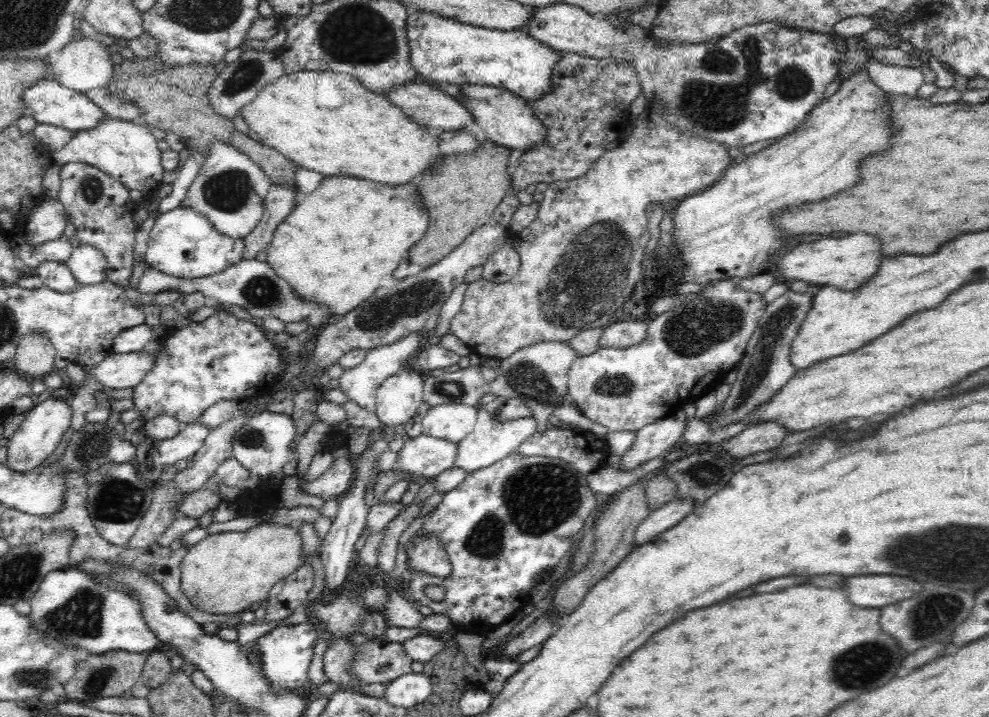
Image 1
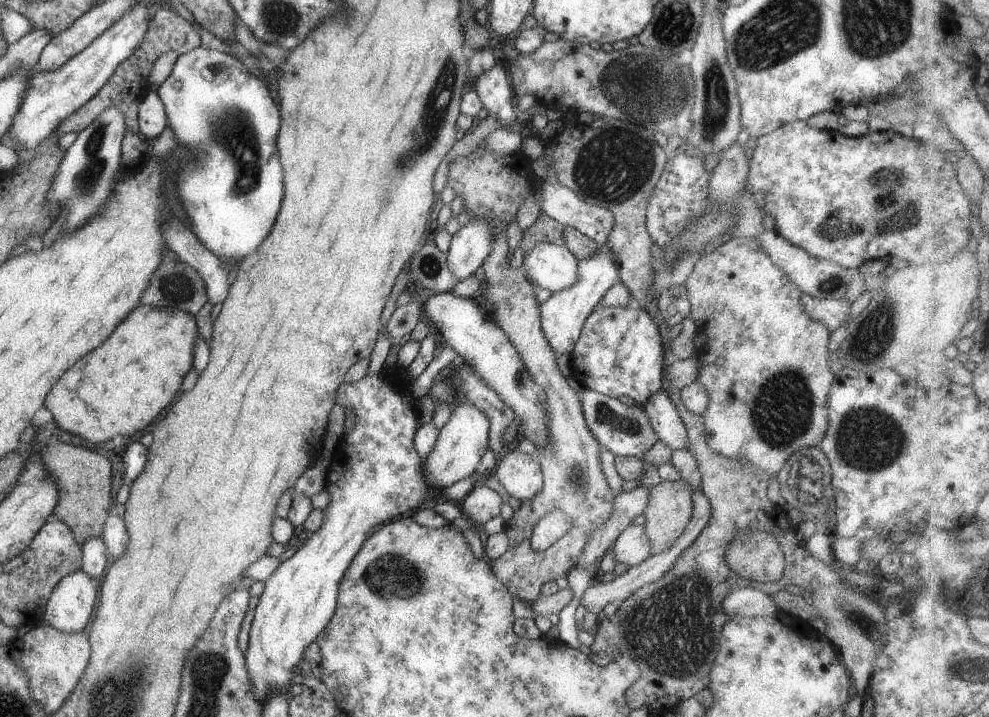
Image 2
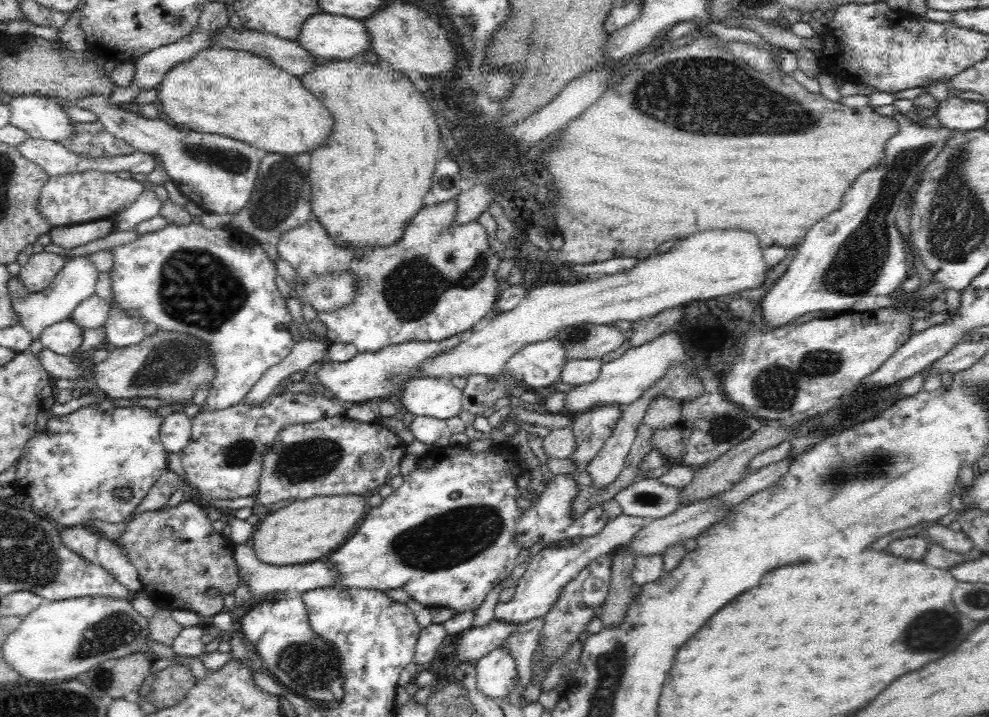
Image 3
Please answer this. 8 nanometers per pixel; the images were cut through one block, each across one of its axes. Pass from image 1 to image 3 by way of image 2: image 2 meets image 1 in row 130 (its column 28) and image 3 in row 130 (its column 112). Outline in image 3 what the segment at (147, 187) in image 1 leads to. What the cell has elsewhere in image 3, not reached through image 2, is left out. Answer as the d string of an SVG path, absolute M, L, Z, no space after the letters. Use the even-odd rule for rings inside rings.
M20 94L9 102L10 124L26 132L30 138L60 142L74 134L73 122L68 119L66 112L53 99L40 97L38 94Z

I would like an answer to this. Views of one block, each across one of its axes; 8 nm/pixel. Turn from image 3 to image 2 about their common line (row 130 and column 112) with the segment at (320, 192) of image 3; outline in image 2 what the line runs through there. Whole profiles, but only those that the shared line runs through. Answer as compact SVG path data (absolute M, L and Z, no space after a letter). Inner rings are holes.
M138 305L125 316L125 320L121 320L115 326L115 330L107 336L107 342L103 340L95 350L81 356L77 364L67 368L55 380L45 396L43 406L51 412L55 427L86 443L101 443L103 440L109 440L111 436L133 436L135 432L147 428L155 420L155 416L173 400L175 392L179 390L183 374L191 368L193 342L197 337L195 318L190 313L179 308Z

